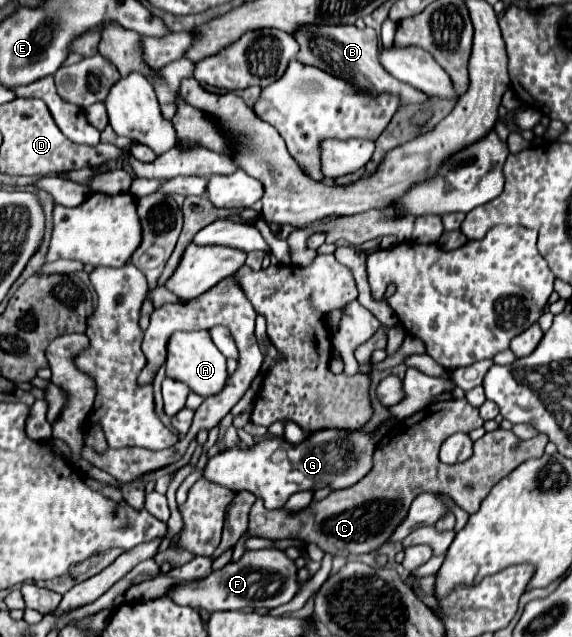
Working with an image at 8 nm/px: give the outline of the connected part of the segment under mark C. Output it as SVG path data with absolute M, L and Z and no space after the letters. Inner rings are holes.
M466 398L452 402L436 402L416 412L414 416L400 420L378 444L374 452L374 468L366 478L346 490L330 492L324 500L312 502L308 512L288 514L286 510L266 510L260 500L254 502L250 510L250 536L260 536L268 540L298 538L306 544L316 542L324 552L332 556L348 554L370 554L382 548L392 530L408 516L412 500L420 492L446 492L452 500L474 514L480 502L488 496L492 486L508 476L514 468L530 458L540 458L548 436L538 434L530 440L520 440L514 432L495 430L474 442L472 458L462 464L442 464L438 458L440 444L454 432L480 428L482 420L476 408L472 408Z

